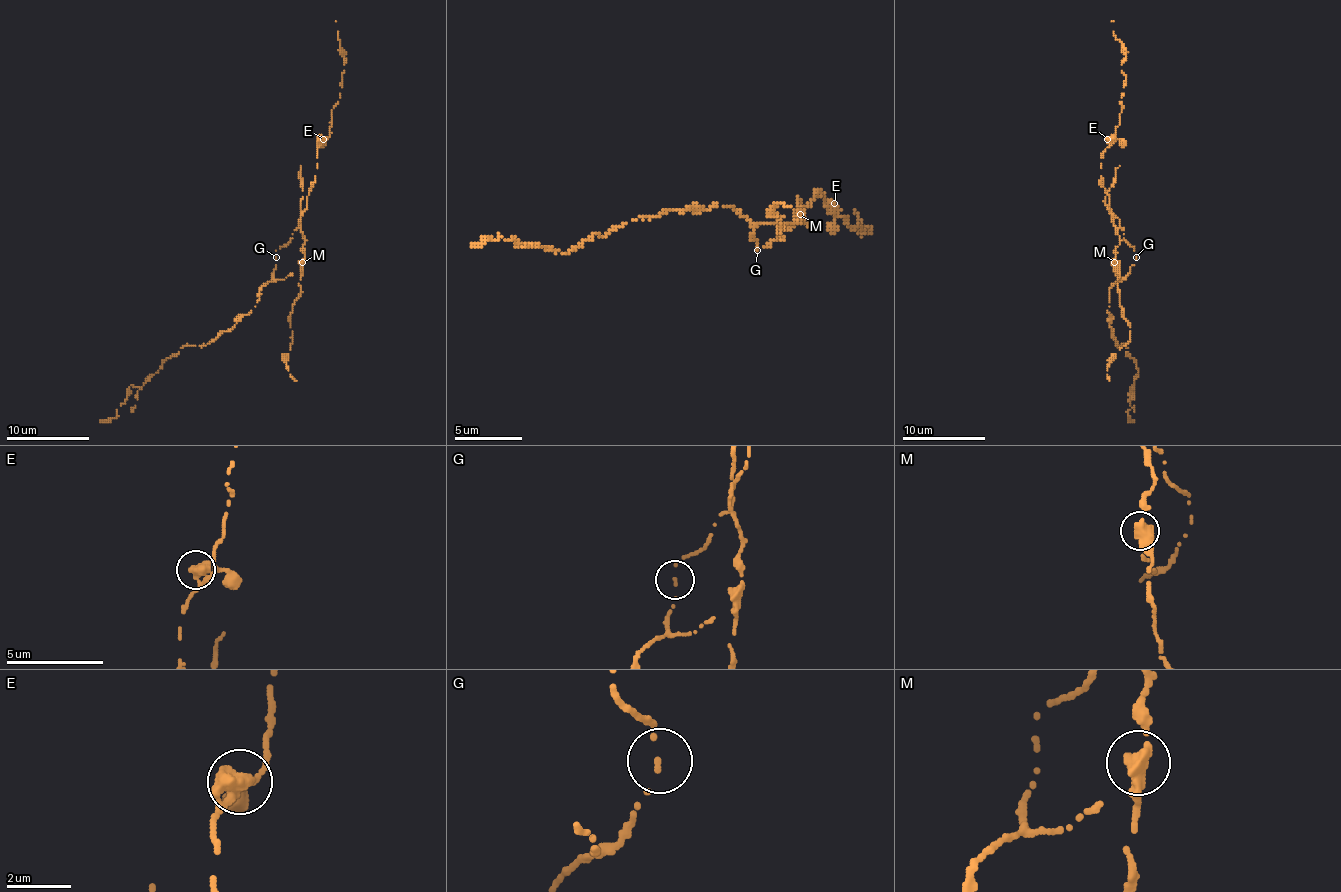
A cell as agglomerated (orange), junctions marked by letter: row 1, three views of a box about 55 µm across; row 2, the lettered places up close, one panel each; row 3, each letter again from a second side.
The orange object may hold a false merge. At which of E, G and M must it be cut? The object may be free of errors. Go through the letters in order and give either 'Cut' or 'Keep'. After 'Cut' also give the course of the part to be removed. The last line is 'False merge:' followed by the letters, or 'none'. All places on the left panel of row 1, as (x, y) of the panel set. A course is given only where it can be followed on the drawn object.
E: Keep
G: Keep
M: Cut. Course of the part to remove: (303, 263), (301, 292), (290, 315), (292, 339), (286, 364), (296, 381)
False merge: M

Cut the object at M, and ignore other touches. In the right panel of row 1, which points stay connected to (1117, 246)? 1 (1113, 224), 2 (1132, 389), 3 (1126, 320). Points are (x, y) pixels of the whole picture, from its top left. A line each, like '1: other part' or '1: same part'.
1: same part
2: other part
3: same part

